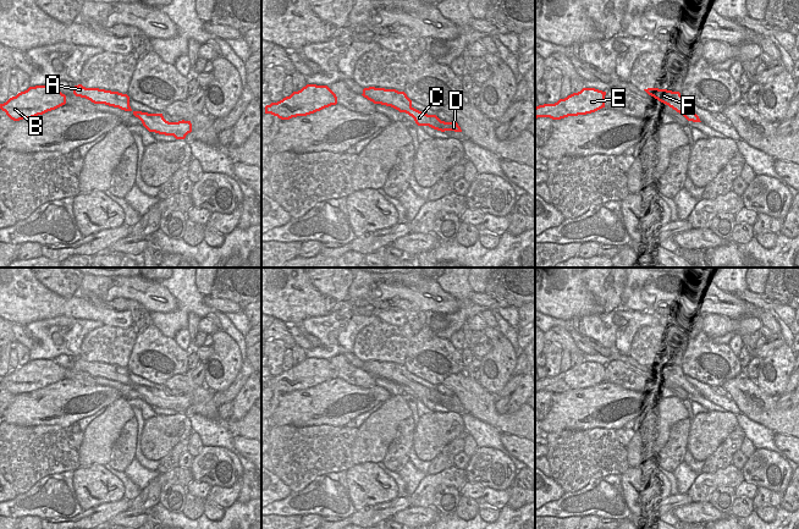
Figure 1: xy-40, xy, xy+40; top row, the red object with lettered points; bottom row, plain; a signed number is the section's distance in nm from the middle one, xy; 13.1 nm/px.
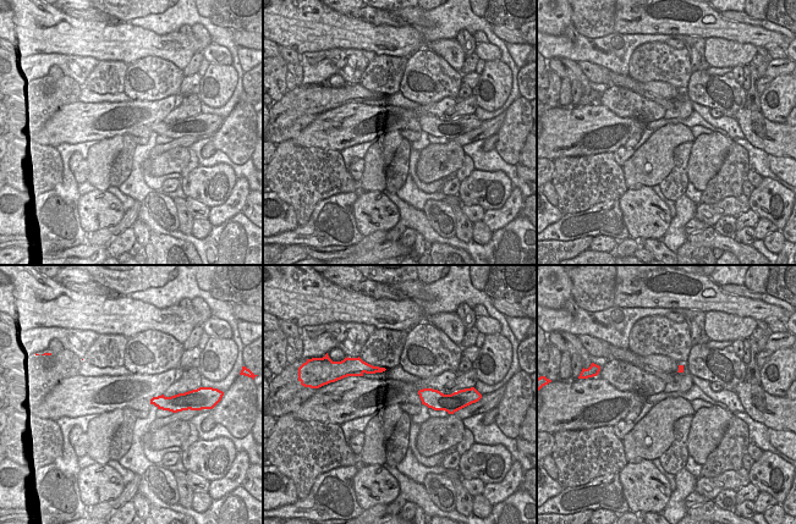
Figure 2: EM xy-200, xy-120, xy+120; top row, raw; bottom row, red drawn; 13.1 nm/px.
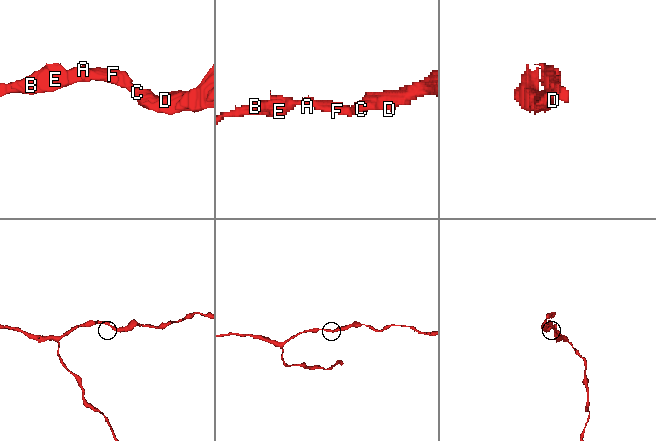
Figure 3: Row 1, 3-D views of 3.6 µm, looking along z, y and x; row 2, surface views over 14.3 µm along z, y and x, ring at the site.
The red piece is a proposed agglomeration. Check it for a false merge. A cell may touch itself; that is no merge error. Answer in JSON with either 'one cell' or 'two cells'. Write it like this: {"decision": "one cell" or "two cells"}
{"decision": "one cell"}

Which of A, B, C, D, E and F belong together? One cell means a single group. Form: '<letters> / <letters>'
A B C D E F

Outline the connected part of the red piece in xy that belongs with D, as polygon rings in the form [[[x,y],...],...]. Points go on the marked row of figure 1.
[[[369,87],[363,89],[364,98],[373,101],[374,104],[381,104],[391,106],[400,112],[406,112],[412,116],[418,126],[429,126],[434,130],[445,132],[454,131],[462,132],[461,127],[456,121],[445,122],[441,121],[436,115],[428,115],[412,106],[412,100],[407,97],[404,92],[398,92],[396,89],[385,89]]]

